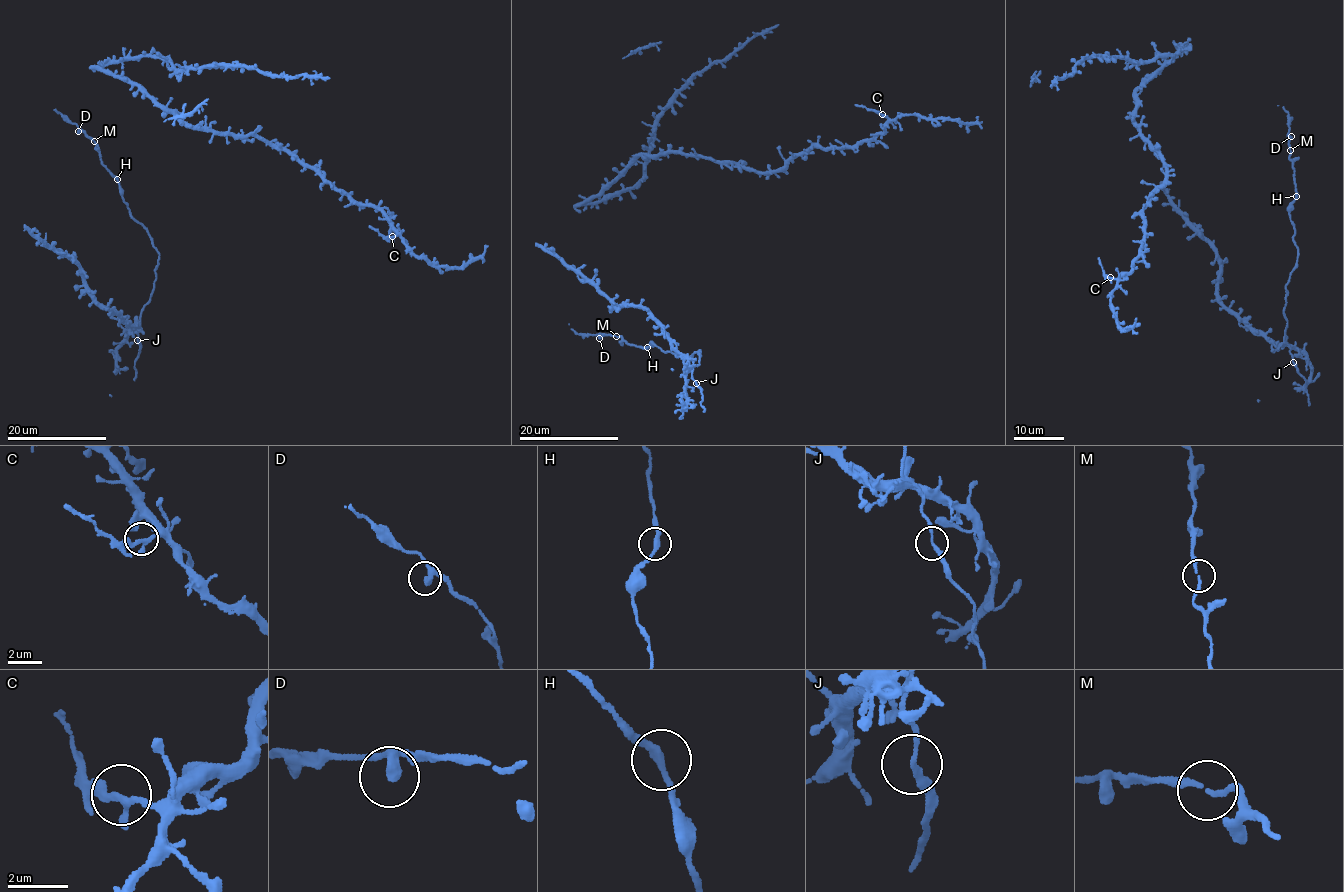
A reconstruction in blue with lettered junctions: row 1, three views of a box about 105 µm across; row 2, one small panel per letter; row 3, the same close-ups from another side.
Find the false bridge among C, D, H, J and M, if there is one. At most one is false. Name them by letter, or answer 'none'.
C

